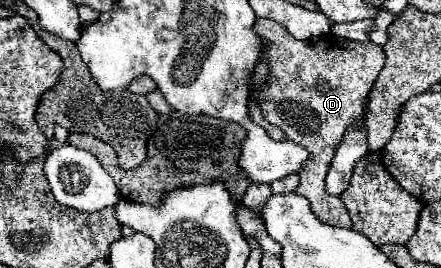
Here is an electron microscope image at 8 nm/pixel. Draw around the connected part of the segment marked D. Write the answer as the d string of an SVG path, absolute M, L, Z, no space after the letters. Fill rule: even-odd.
M259 18L253 30L269 44L267 60L271 60L271 74L265 88L259 92L263 116L271 124L279 126L287 140L293 140L311 152L311 158L299 174L301 184L295 192L311 202L313 212L325 224L351 228L345 204L325 190L325 174L341 136L353 122L357 122L359 112L363 112L365 96L385 64L383 48L373 42L339 40L339 36L331 34L323 38L295 40L279 22L267 18Z

